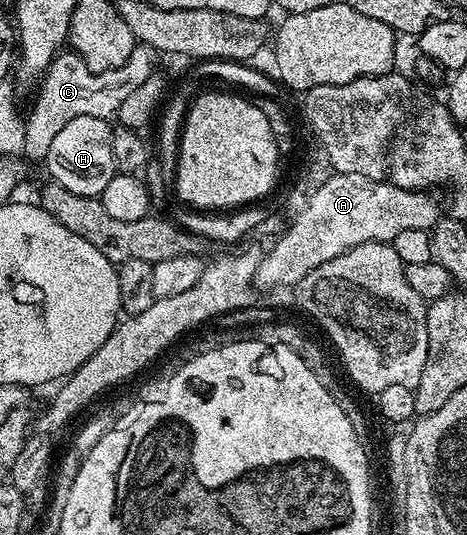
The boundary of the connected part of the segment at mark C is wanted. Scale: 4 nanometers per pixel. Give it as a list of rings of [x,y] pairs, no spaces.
[[[136,44],[132,50],[132,55],[119,67],[107,71],[91,71],[79,54],[74,52],[56,54],[42,75],[41,81],[43,83],[39,86],[39,95],[36,96],[31,111],[28,114],[26,111],[21,150],[23,149],[31,158],[46,159],[49,144],[53,144],[53,136],[57,136],[57,132],[61,132],[61,128],[65,128],[65,124],[69,124],[69,120],[73,120],[77,116],[110,119],[112,116],[118,115],[121,104],[125,104],[127,97],[132,92],[137,92],[137,88],[141,88],[141,84],[145,84],[145,80],[149,80],[152,74],[156,73],[155,58],[157,59],[157,52],[151,46]]]

